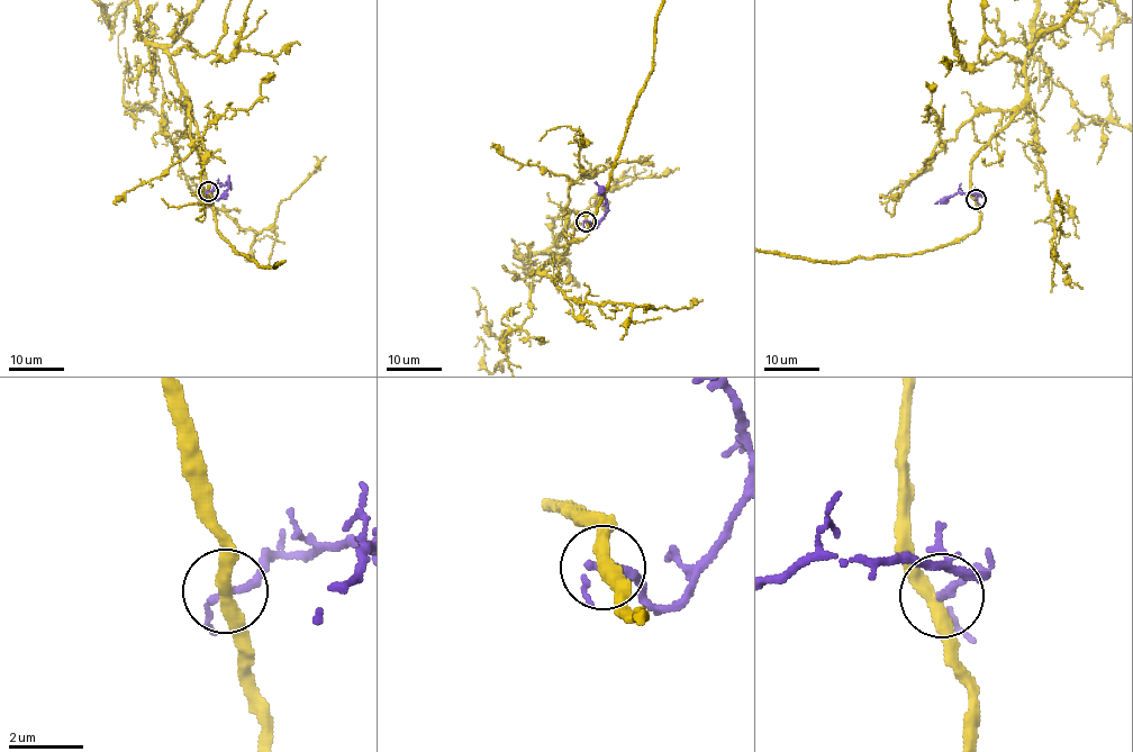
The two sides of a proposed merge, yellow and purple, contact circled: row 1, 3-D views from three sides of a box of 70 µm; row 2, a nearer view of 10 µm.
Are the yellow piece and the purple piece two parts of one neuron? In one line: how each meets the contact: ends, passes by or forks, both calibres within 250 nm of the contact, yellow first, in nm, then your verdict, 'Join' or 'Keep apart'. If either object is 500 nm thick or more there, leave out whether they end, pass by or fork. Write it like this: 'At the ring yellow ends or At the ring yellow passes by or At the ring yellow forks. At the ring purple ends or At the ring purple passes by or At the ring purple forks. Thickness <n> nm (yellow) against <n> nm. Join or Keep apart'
At the ring yellow passes by. At the ring purple passes by. Thickness 360 nm (yellow) against 180 nm. Keep apart

